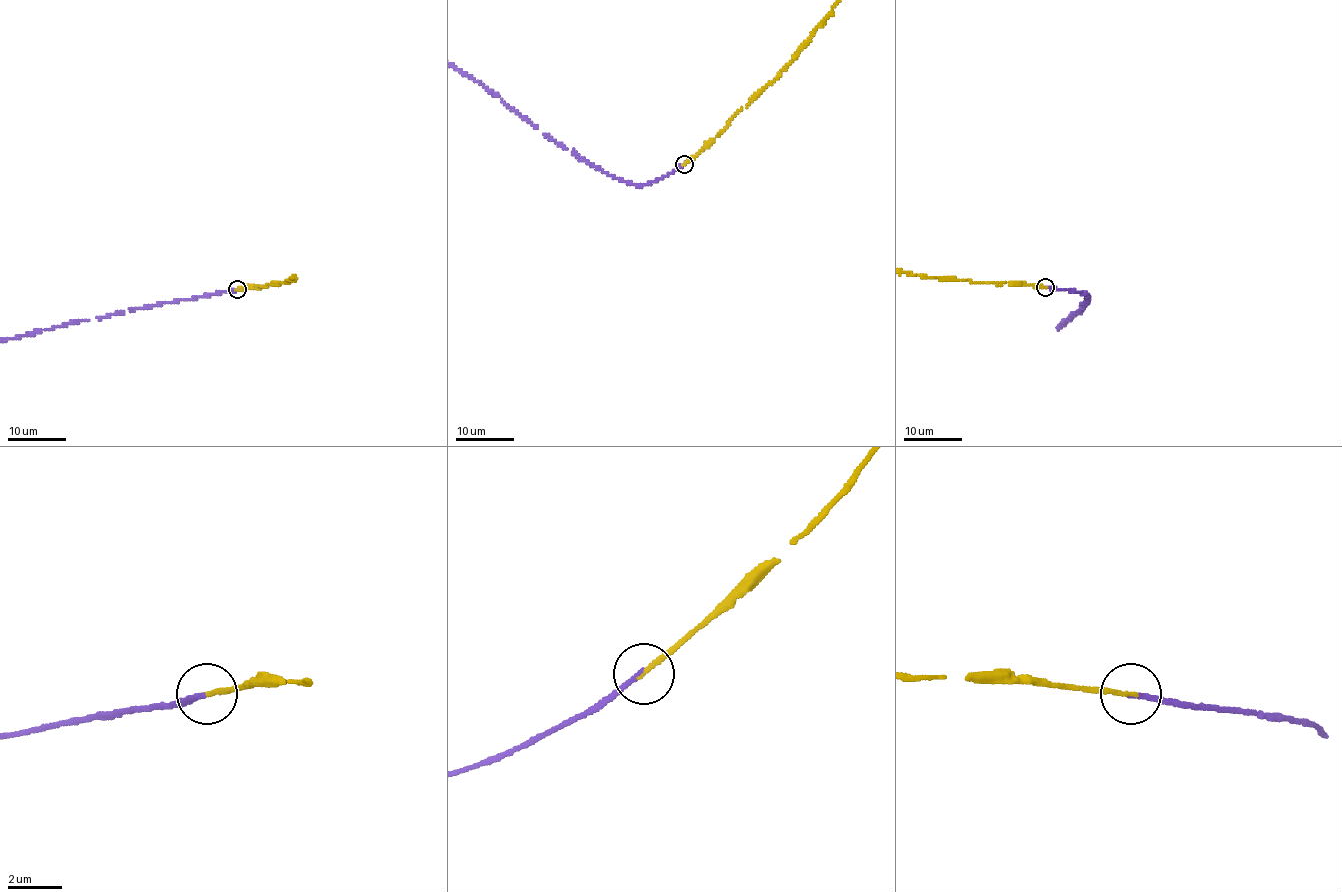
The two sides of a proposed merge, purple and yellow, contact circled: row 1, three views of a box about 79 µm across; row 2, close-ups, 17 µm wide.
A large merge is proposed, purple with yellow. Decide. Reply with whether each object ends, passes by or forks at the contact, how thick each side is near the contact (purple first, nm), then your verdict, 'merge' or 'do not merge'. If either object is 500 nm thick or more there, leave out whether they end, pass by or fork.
purple ends there; yellow ends there; 180 nm thick on the purple side, 160 nm on the other; merge

